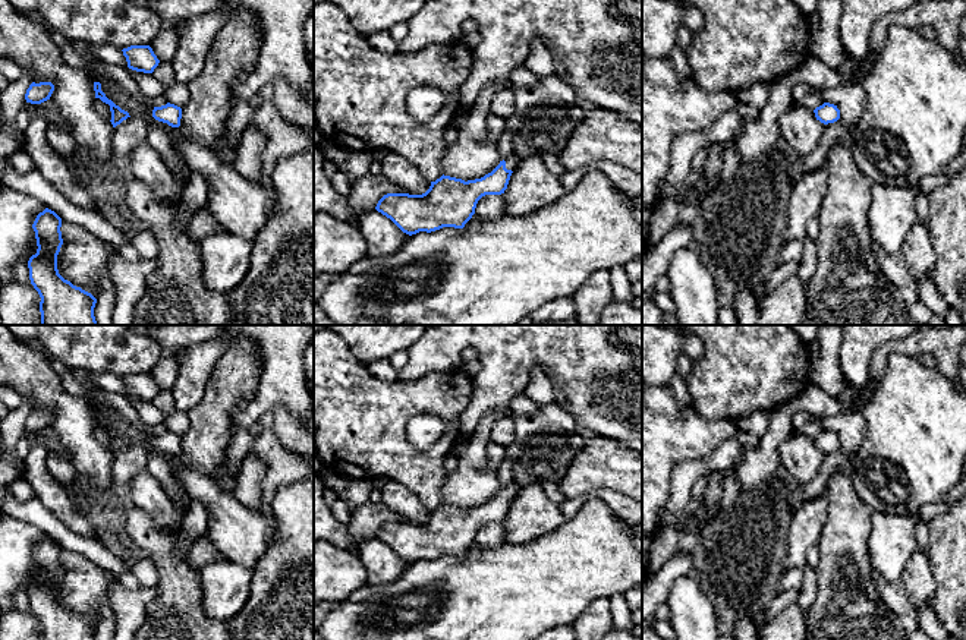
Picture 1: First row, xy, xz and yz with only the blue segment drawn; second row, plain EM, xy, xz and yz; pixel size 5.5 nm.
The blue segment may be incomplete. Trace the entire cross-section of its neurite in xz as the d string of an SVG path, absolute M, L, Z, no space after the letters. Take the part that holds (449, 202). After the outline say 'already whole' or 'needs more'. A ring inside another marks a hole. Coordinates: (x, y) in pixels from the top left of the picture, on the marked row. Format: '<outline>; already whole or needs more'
M519 148L481 179L465 182L443 174L422 195L387 193L375 209L409 236L443 227L463 228L482 196L504 193L526 151Z; needs more

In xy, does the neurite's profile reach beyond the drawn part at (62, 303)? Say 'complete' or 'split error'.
complete

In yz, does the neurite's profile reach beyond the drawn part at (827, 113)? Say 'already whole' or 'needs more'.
already whole

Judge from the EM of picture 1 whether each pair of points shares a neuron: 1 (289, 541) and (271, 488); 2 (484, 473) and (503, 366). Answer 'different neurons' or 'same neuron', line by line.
1: different neurons
2: different neurons

